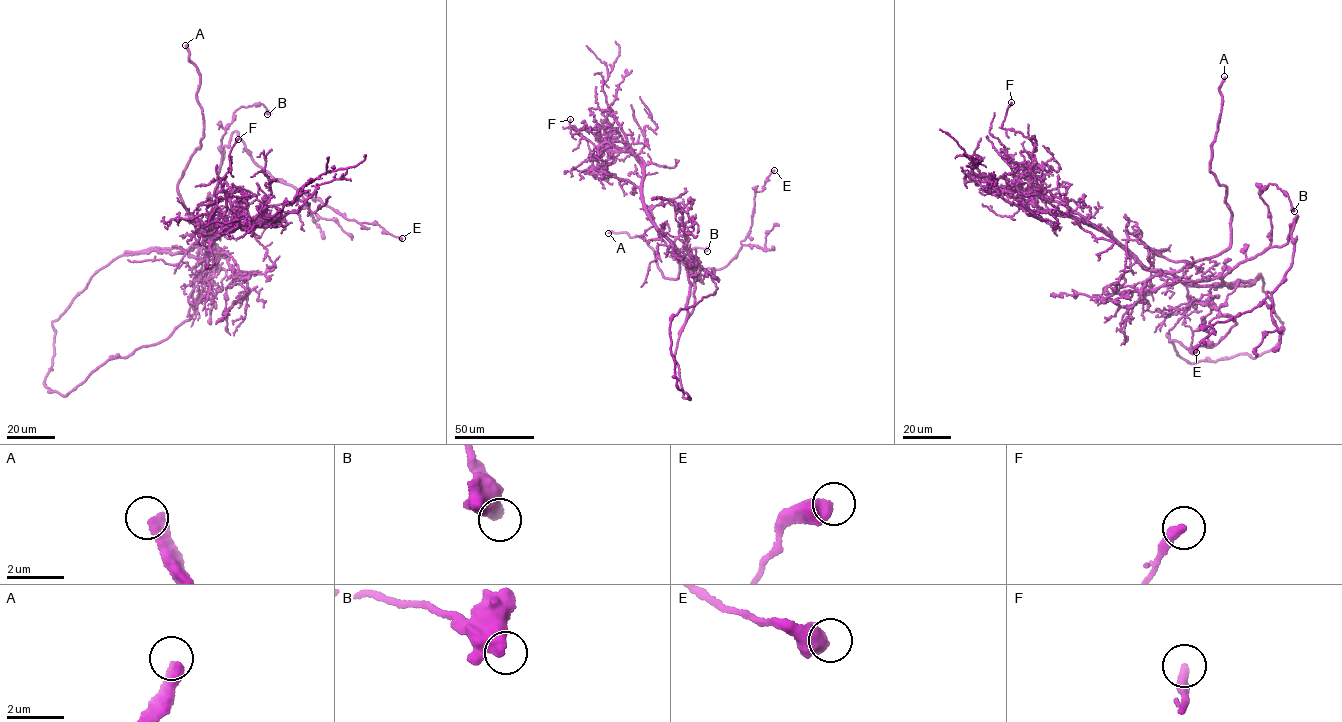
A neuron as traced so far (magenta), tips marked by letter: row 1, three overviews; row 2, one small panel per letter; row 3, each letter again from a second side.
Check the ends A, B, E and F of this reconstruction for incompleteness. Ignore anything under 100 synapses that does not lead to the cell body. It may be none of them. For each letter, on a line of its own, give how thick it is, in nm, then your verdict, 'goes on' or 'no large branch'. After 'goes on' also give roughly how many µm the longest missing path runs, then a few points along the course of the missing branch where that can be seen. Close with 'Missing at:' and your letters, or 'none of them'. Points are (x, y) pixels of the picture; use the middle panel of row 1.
A: 420 nm thick; goes on; about 60 µm are missing; missing branch runs (608, 233), (601, 235), (593, 230), (596, 203), (592, 197)
B: 400 nm thick; no large branch
E: 600 nm thick; no large branch
F: 360 nm thick; no large branch
Missing at: A

